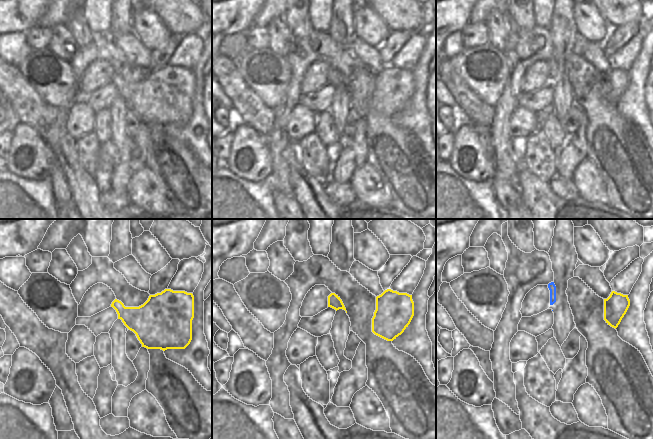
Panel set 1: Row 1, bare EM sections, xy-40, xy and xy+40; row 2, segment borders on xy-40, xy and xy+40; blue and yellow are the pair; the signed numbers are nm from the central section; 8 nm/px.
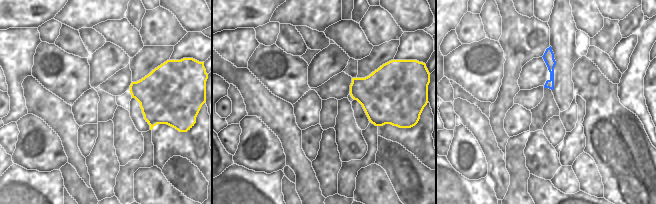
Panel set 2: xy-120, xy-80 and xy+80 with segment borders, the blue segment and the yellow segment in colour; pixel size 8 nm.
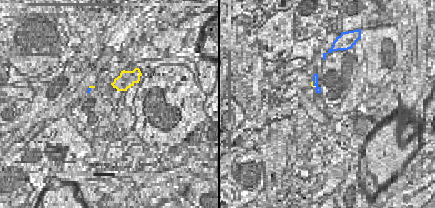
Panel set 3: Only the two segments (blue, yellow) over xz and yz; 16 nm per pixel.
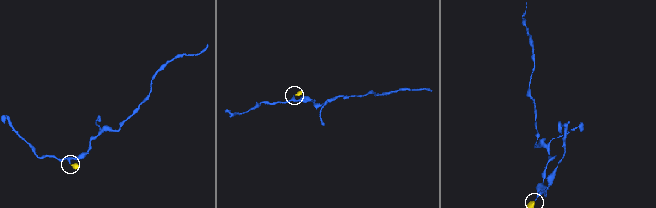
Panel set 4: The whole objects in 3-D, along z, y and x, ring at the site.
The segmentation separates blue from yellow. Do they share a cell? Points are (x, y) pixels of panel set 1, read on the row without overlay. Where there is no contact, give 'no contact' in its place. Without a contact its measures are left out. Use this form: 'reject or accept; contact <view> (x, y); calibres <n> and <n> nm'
accept; no contact

